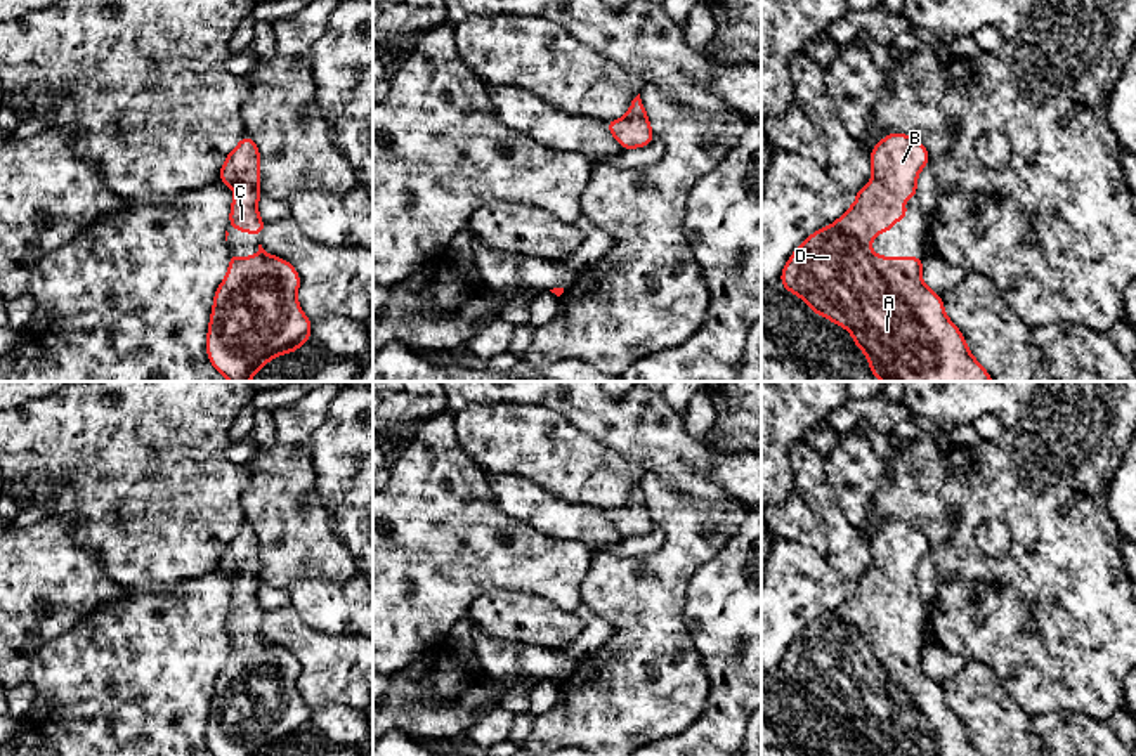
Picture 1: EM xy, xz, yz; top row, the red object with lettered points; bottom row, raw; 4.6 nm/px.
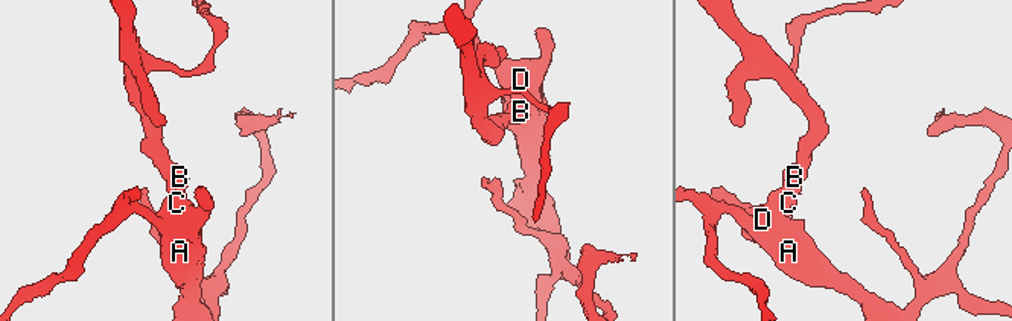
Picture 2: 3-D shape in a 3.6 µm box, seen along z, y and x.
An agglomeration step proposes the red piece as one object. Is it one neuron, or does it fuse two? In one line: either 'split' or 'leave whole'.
leave whole

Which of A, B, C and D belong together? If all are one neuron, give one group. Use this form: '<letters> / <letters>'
A B C D

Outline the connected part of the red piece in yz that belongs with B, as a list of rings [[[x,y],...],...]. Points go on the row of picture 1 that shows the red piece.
[[[888,134],[871,149],[872,180],[857,189],[855,203],[831,225],[812,232],[786,262],[780,284],[798,295],[817,316],[848,329],[869,361],[874,380],[885,381],[994,381],[987,369],[968,350],[957,326],[947,317],[938,293],[931,291],[923,277],[923,257],[879,257],[869,244],[879,232],[891,232],[895,220],[907,220],[907,206],[900,198],[917,194],[917,175],[930,165],[923,142],[905,134]]]

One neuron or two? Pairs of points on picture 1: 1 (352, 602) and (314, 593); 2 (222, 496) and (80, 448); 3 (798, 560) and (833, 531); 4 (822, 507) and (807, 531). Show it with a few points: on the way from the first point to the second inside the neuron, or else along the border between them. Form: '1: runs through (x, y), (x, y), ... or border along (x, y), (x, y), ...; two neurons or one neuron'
1: runs through (344, 602), (323, 602); one neuron
2: runs through (188, 496), (170, 496), (125, 451), (115, 451); one neuron
3: border along (824, 557), (838, 571), (855, 580); two neurons
4: border along (793, 489), (812, 514), (826, 541), (826, 555); two neurons

